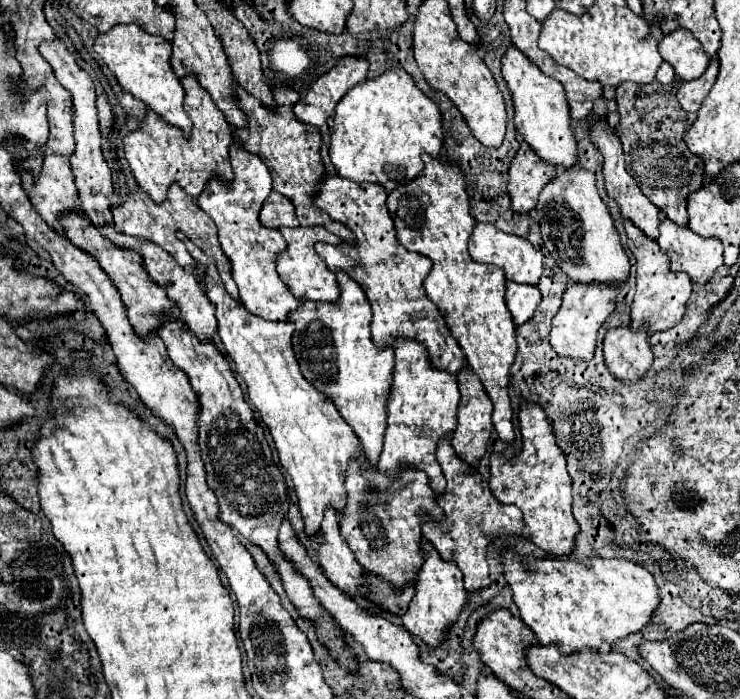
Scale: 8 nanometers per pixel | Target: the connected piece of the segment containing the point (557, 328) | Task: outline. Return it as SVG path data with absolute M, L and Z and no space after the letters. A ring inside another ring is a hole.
M569 282L563 294L563 304L559 312L553 318L551 328L551 346L559 356L579 358L579 360L591 360L595 352L595 340L597 330L607 320L607 316L615 308L615 296L619 294L619 288L613 284L597 284L597 282Z

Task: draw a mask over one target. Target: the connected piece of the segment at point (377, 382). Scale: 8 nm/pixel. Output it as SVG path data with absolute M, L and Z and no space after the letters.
M339 270L335 274L341 288L341 296L335 302L303 302L299 308L289 312L289 320L295 324L293 350L303 376L319 388L319 392L331 396L343 420L351 424L355 436L361 440L365 456L375 464L383 448L383 404L387 402L391 386L395 356L389 346L379 348L371 338L371 306L363 296L363 288L359 288L347 272Z

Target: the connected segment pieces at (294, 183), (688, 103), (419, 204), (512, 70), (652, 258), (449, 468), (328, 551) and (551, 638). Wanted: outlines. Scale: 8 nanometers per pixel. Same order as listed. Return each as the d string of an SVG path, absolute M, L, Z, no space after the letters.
M275 84L273 88L273 100L275 100L275 108L267 108L261 104L261 100L255 100L245 88L237 86L235 88L235 100L239 104L239 108L245 112L247 116L247 126L245 128L231 128L235 138L245 142L245 148L249 148L249 152L253 150L267 166L269 172L273 176L273 190L287 196L297 212L297 220L301 226L311 226L311 224L323 224L329 232L339 234L345 240L353 240L351 232L347 226L343 226L341 222L335 222L331 216L327 216L323 210L319 210L317 206L313 206L311 196L317 190L317 184L321 180L321 176L325 174L321 156L319 156L319 148L321 148L321 136L317 132L317 128L305 126L299 120L295 120L293 114L293 104L299 100L299 94L285 84Z
M711 56L709 68L703 76L699 76L697 80L691 80L691 82L683 82L683 86L677 90L677 100L683 110L687 110L687 112L699 110L699 106L707 98L713 82L717 78L717 72L719 72L719 60L717 60L717 56Z
M429 154L423 156L423 162L425 162L425 168L415 180L397 186L387 196L387 208L389 208L389 214L395 222L397 240L407 250L413 250L413 252L419 252L419 254L431 258L433 268L423 282L425 292L431 298L431 302L439 308L439 312L443 314L443 318L445 318L451 334L459 342L469 366L475 370L485 392L489 394L489 398L493 402L493 424L495 424L499 438L503 442L511 442L515 438L515 434L513 434L513 422L511 422L513 410L511 410L509 394L507 394L507 384L509 384L509 368L513 364L517 344L515 344L515 324L513 324L513 318L511 318L511 314L505 306L505 300L503 300L505 276L499 266L479 264L479 262L471 260L471 256L467 252L467 240L475 228L475 218L471 216L467 184L465 184L465 178L461 176L461 168L445 158L433 158Z
M513 44L505 48L501 58L503 80L513 96L515 108L515 128L523 136L523 140L547 162L561 164L563 168L573 166L577 162L577 142L573 132L569 130L569 108L563 86L557 80L545 76L539 66L535 66L519 48Z
M629 218L625 220L625 230L629 236L629 242L627 242L629 250L637 260L637 276L635 276L637 292L631 304L631 324L635 324L635 328L645 326L649 334L657 330L667 330L683 318L687 300L691 296L691 278L687 276L687 272L673 272L669 268L671 264L669 254L663 252L655 240L645 236Z
M441 438L437 444L437 462L441 462L443 476L447 478L447 488L441 494L435 494L435 502L443 510L443 520L429 520L423 522L423 536L437 548L439 556L445 560L457 562L457 566L463 572L465 590L477 590L483 586L489 586L489 566L485 560L485 546L491 538L495 538L499 532L515 530L513 526L523 526L521 510L515 504L501 504L489 484L483 480L483 476L477 472L475 466L463 462L449 438Z
M327 506L317 536L321 540L315 544L315 558L325 576L345 594L355 596L359 584L363 582L361 564L355 560L355 554L349 550L339 532L339 516L335 508Z
M501 550L503 574L513 590L513 602L519 608L523 622L531 628L541 644L557 644L559 652L571 654L581 648L601 648L611 646L615 640L639 632L649 620L659 604L659 594L653 576L635 562L611 560L611 558L583 558L583 560L563 560L563 558L535 558L519 556L513 550Z

